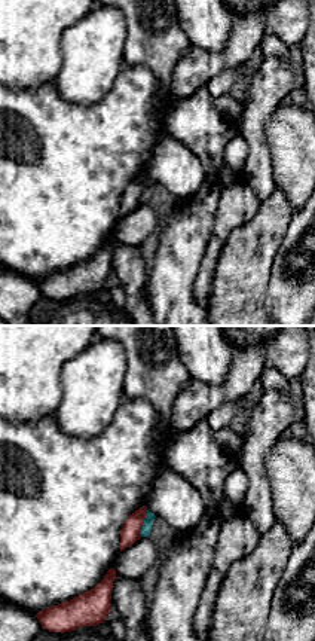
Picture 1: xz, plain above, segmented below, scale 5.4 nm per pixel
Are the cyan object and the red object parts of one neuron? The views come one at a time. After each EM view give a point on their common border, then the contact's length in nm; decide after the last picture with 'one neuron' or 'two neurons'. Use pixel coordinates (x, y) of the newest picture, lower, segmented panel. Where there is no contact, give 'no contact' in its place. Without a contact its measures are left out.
contact (143, 524); length 150 nm

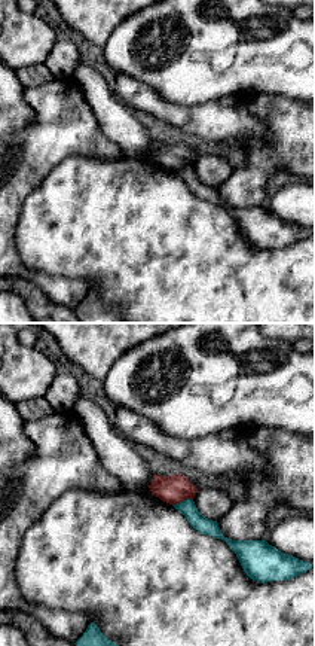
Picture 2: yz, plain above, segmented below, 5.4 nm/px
contact (183, 500); length 120 nm

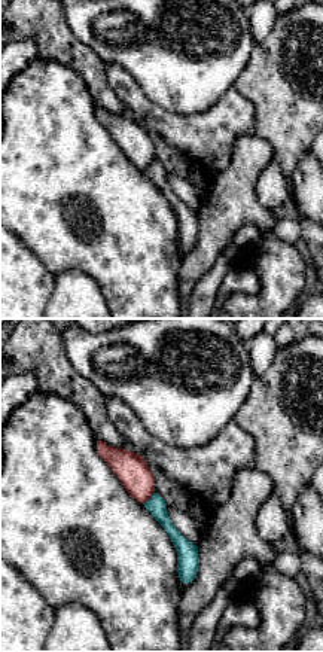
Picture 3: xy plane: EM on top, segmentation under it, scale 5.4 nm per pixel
contact (151, 497); length 90 nm

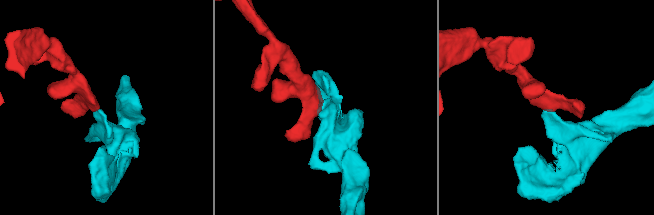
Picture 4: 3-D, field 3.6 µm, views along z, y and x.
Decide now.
two neurons

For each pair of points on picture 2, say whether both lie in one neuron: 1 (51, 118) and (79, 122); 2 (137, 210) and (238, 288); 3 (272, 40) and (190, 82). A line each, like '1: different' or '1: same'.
1: same
2: same
3: same

